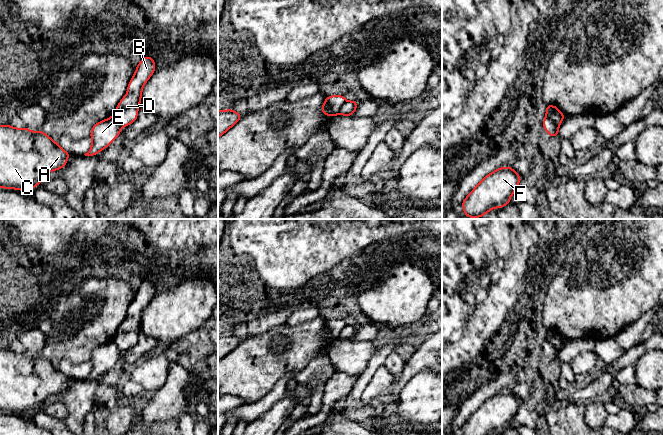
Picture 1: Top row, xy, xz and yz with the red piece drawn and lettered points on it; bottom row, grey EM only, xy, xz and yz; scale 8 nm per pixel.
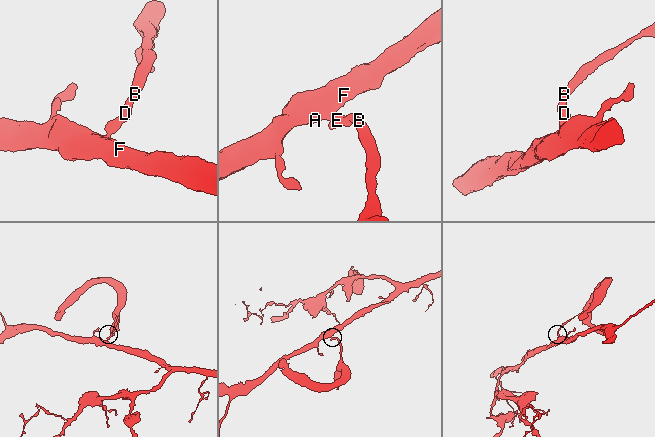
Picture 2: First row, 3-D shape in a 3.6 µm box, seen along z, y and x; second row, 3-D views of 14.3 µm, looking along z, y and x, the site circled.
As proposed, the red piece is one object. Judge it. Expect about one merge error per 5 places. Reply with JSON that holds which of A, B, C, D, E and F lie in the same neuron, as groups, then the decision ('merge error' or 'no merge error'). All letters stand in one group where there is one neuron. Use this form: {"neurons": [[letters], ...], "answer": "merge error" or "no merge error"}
{"neurons": [["A", "C", "E", "F"], ["B", "D"]], "answer": "merge error"}

